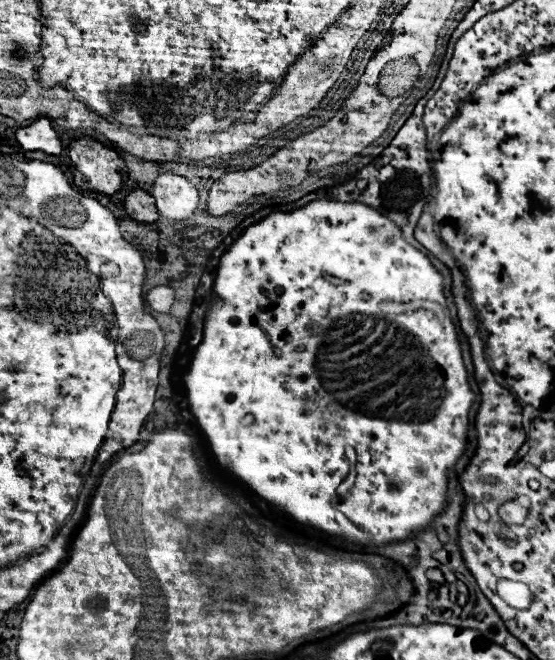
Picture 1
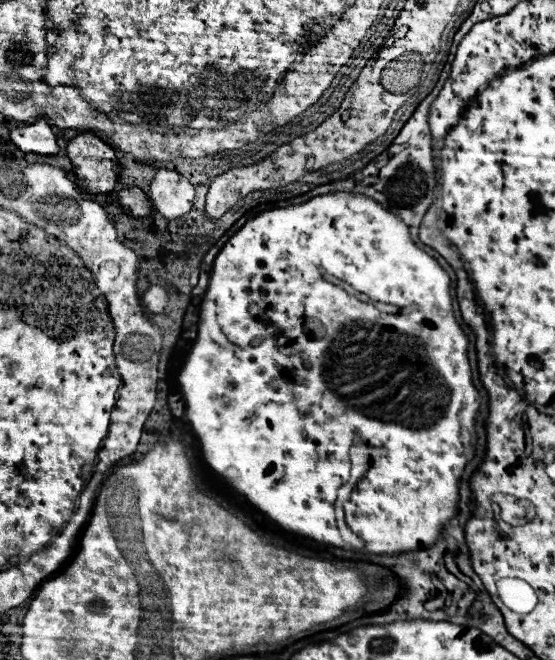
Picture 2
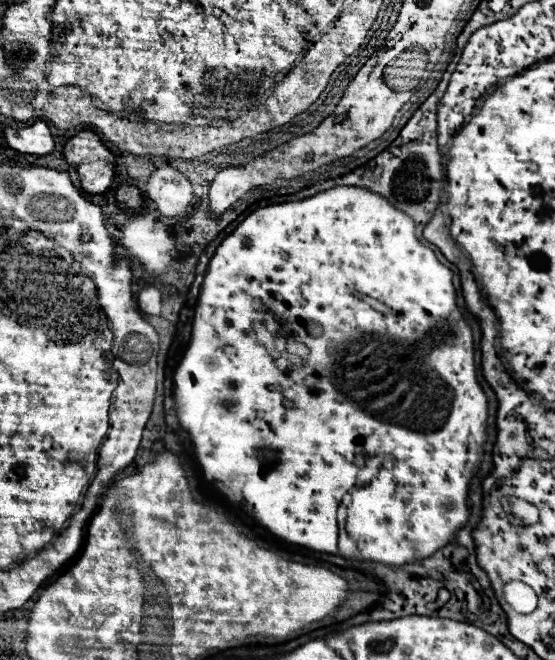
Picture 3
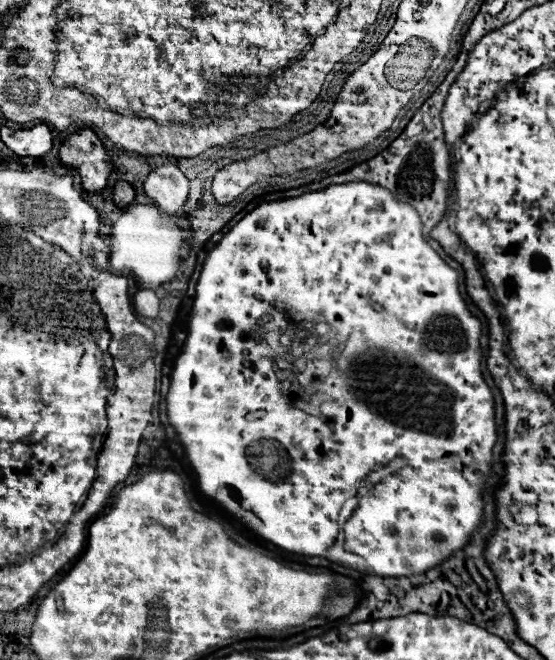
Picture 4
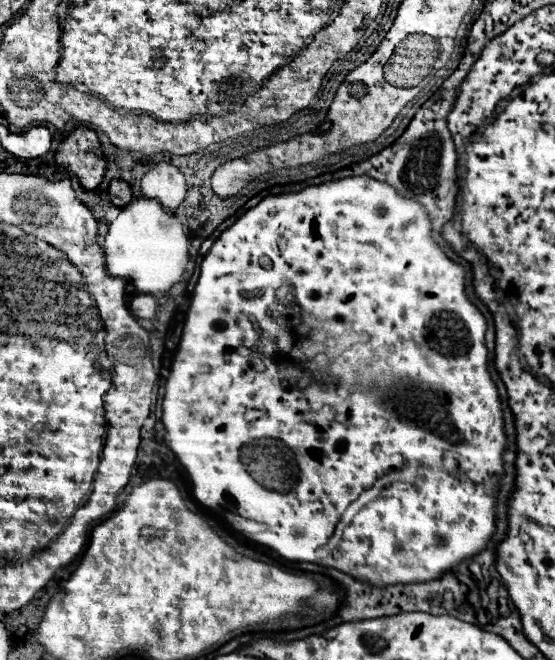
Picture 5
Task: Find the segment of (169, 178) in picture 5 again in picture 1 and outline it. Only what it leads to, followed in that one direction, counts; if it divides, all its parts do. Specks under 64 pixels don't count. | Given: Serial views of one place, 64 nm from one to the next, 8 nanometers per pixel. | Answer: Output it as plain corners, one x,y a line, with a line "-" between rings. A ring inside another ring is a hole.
164,172
156,178
152,196
156,198
160,216
168,220
188,220
200,206
198,188
186,178
170,172

